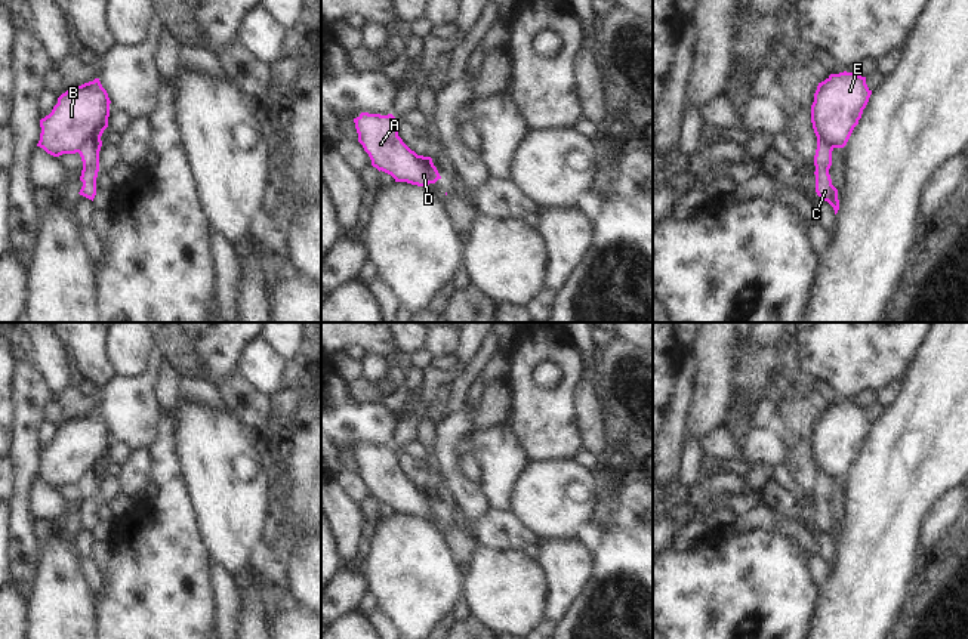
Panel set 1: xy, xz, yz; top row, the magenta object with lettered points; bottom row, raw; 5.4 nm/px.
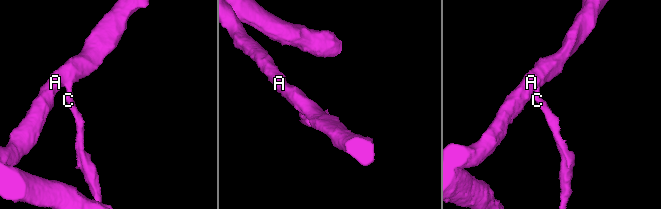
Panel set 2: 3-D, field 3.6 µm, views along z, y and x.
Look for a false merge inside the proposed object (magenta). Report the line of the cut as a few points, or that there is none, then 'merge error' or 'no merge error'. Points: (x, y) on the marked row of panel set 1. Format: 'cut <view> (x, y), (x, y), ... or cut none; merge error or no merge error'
cut xy (99, 138), (91, 138), (77, 151); merge error

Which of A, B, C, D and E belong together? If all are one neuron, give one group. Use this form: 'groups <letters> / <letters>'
groups A B D E / C

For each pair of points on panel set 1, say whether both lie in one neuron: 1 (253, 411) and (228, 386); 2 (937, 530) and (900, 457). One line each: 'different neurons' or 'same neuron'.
1: same neuron
2: different neurons

